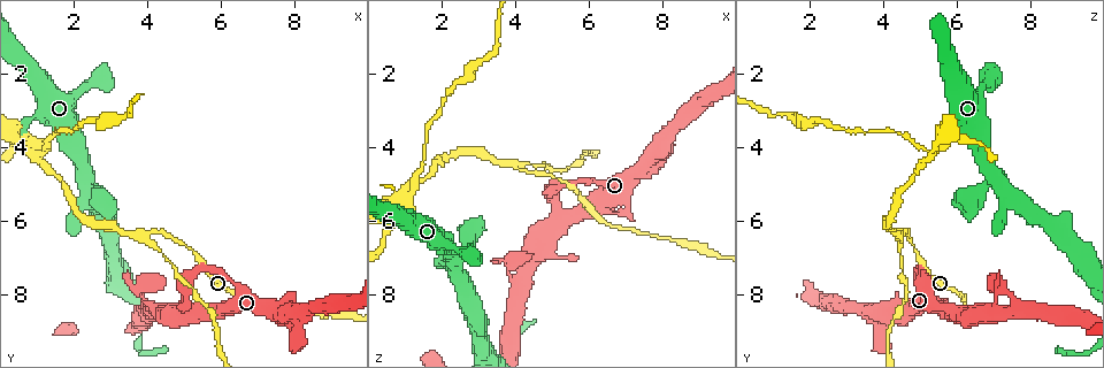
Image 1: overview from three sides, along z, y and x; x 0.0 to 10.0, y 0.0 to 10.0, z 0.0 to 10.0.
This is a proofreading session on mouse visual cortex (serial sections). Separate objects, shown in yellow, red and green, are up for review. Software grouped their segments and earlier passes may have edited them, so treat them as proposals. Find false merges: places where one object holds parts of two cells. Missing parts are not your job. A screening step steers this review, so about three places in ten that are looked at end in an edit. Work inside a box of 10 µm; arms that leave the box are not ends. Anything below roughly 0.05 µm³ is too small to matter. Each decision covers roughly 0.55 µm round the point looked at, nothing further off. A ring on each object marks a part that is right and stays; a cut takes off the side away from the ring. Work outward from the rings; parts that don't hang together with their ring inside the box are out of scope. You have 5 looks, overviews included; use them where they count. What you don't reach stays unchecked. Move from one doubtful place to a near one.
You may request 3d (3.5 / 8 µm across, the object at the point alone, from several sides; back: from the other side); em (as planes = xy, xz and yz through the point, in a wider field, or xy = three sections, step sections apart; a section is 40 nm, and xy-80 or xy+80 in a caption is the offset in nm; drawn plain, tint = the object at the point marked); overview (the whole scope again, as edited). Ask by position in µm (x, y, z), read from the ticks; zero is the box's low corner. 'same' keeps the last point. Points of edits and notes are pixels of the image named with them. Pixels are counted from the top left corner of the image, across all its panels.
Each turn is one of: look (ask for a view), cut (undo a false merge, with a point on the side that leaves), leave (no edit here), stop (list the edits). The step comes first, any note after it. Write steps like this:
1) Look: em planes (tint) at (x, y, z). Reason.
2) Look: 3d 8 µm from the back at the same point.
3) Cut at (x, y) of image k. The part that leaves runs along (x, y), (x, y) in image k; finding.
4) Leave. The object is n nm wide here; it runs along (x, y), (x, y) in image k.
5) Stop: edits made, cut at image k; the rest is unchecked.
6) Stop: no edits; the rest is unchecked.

Look: 3d 3.5 µm at (2.30, 4.70, 7.00). Branch point.

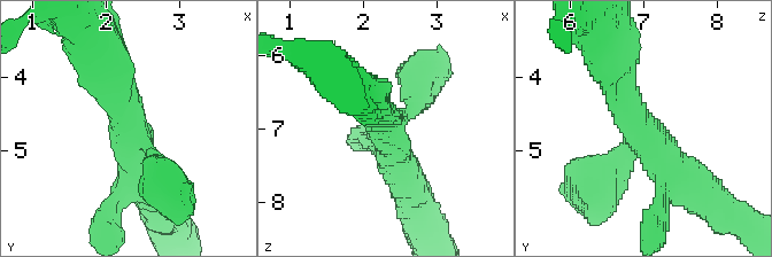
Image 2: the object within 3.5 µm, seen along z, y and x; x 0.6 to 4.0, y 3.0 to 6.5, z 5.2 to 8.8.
Leave. 3 arms meet here; it runs along (609, 63), (635, 123), (694, 186) in image 2; one cell here.

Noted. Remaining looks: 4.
Look: 3d 3.5 µm from the back at (4.00, 6.35, 4.50). Three-way junction.

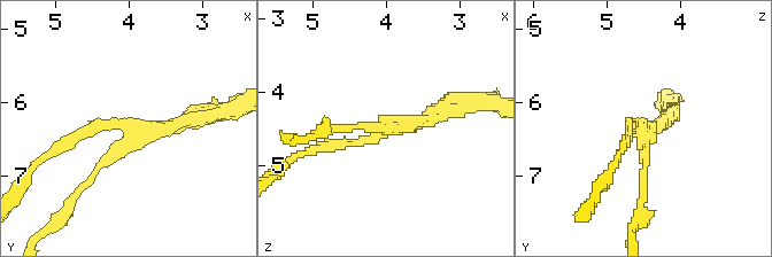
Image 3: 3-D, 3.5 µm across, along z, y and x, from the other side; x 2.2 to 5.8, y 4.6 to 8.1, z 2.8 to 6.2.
Look: em xy step 3 (tint) at (3.95, 6.40, 4.50). 3 arms meet here; the arms are 150, 150, 200 nm wide; now the EM.

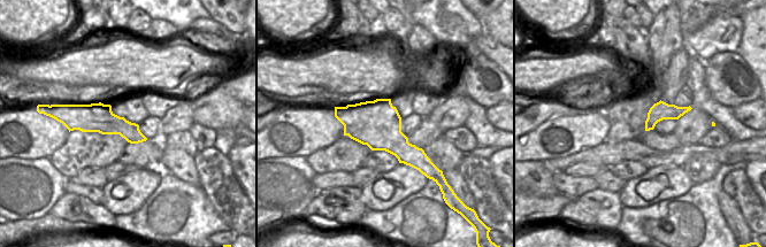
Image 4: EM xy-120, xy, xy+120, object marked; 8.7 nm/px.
Look: em xy step 2 (tint) at the same point.

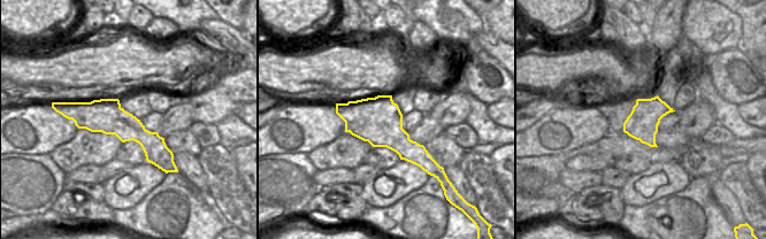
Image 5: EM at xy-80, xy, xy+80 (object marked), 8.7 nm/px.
Leave. It runs along (322, 148), (371, 140), (455, 101) in image 3; all the same cell.

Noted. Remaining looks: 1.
Stop: no edits; the rest is unchecked.

